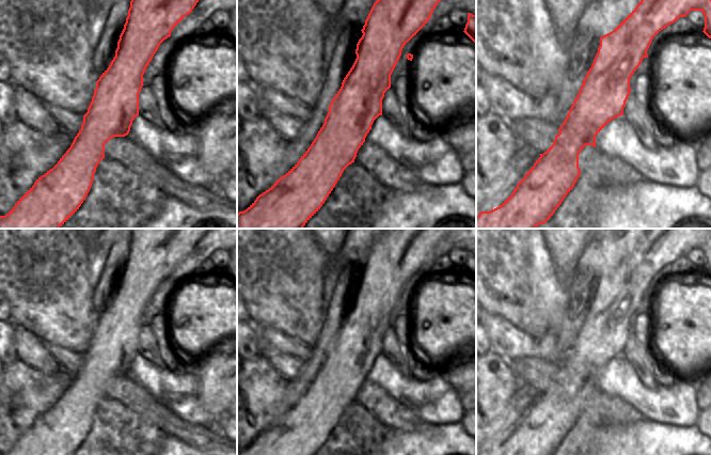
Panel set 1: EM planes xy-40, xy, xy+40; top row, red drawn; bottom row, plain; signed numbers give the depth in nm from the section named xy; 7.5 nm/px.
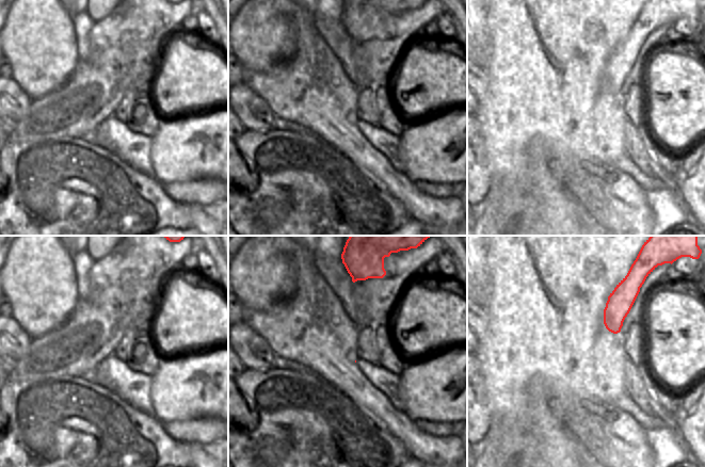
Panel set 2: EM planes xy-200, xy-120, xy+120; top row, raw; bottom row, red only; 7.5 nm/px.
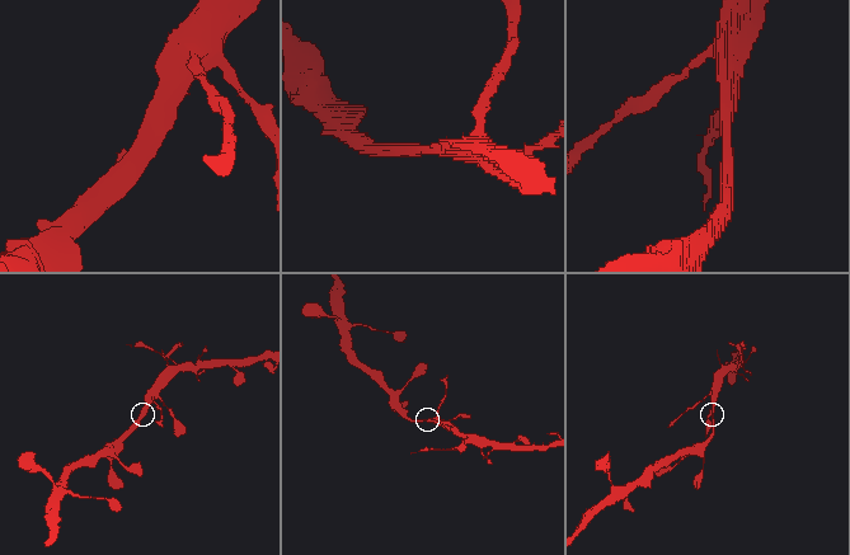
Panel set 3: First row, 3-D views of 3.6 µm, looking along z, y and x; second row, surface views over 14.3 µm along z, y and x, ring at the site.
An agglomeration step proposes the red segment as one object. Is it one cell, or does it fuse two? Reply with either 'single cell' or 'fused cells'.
single cell

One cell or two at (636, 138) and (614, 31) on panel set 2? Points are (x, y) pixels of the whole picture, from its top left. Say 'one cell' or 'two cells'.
two cells

